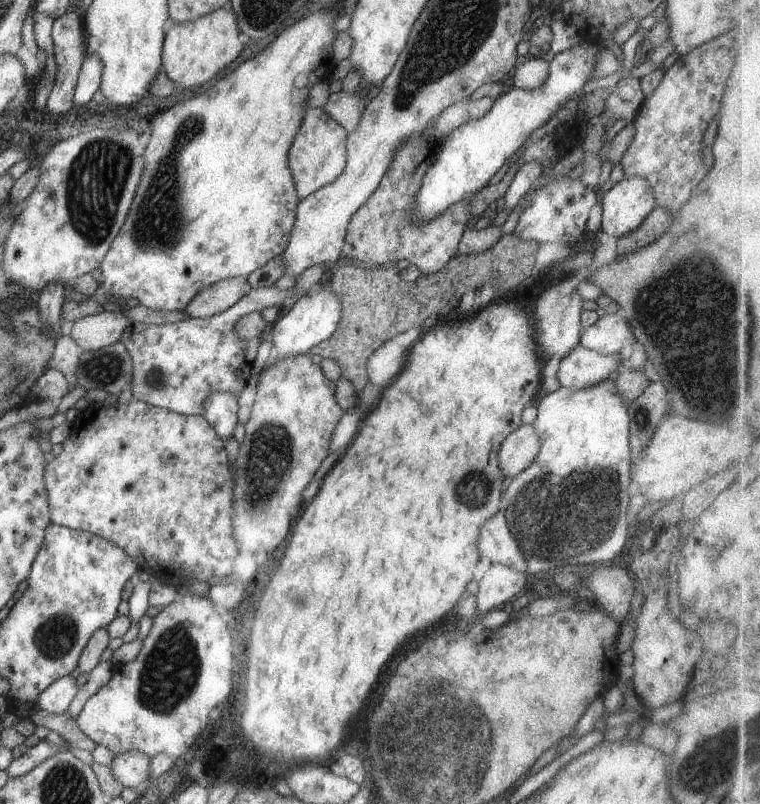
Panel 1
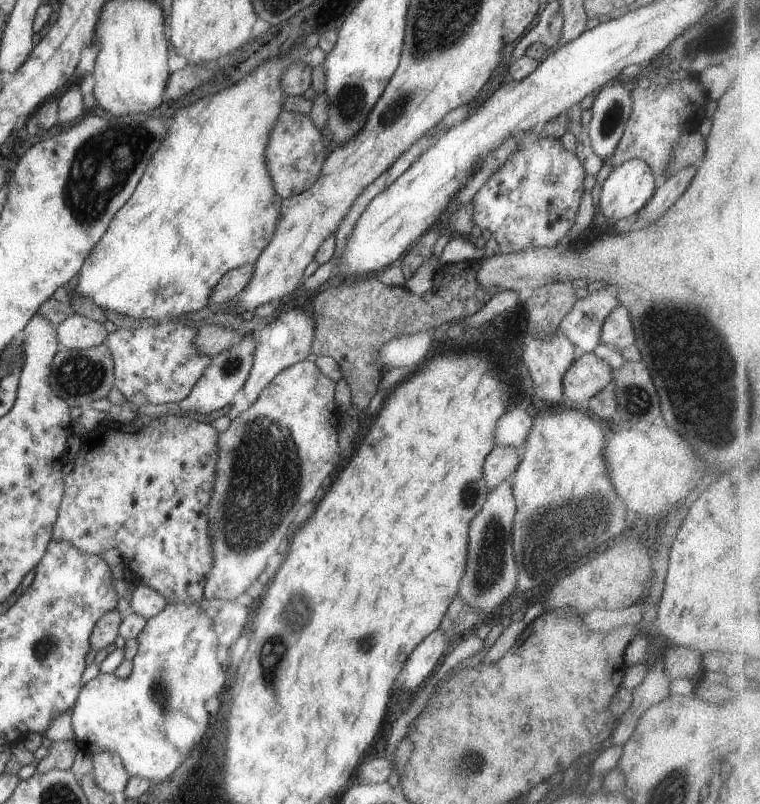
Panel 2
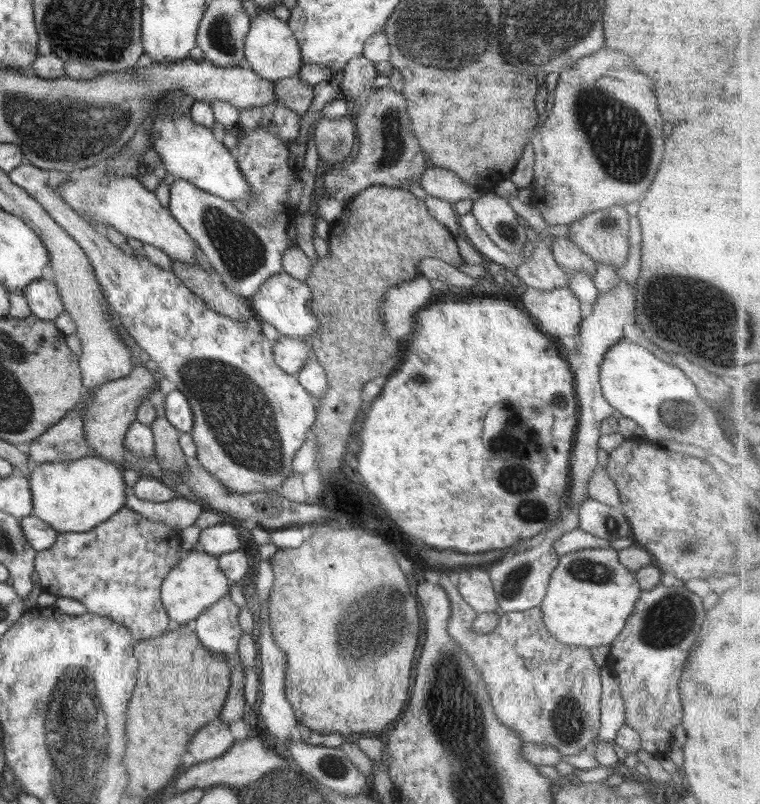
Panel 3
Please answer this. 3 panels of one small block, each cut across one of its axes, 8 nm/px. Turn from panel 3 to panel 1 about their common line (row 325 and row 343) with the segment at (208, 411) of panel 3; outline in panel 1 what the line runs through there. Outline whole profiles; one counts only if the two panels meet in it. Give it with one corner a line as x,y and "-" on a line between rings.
276,286
252,289
238,299
234,306
210,318
186,318
178,322
156,325
133,322
122,333
121,342
132,358
133,379
130,386
134,401
172,412
201,416
204,402
212,392
230,392
239,398
246,388
242,368
249,365
245,356
248,340
240,340
234,332
234,324
245,314
262,311
269,306
290,308
307,290
280,290

